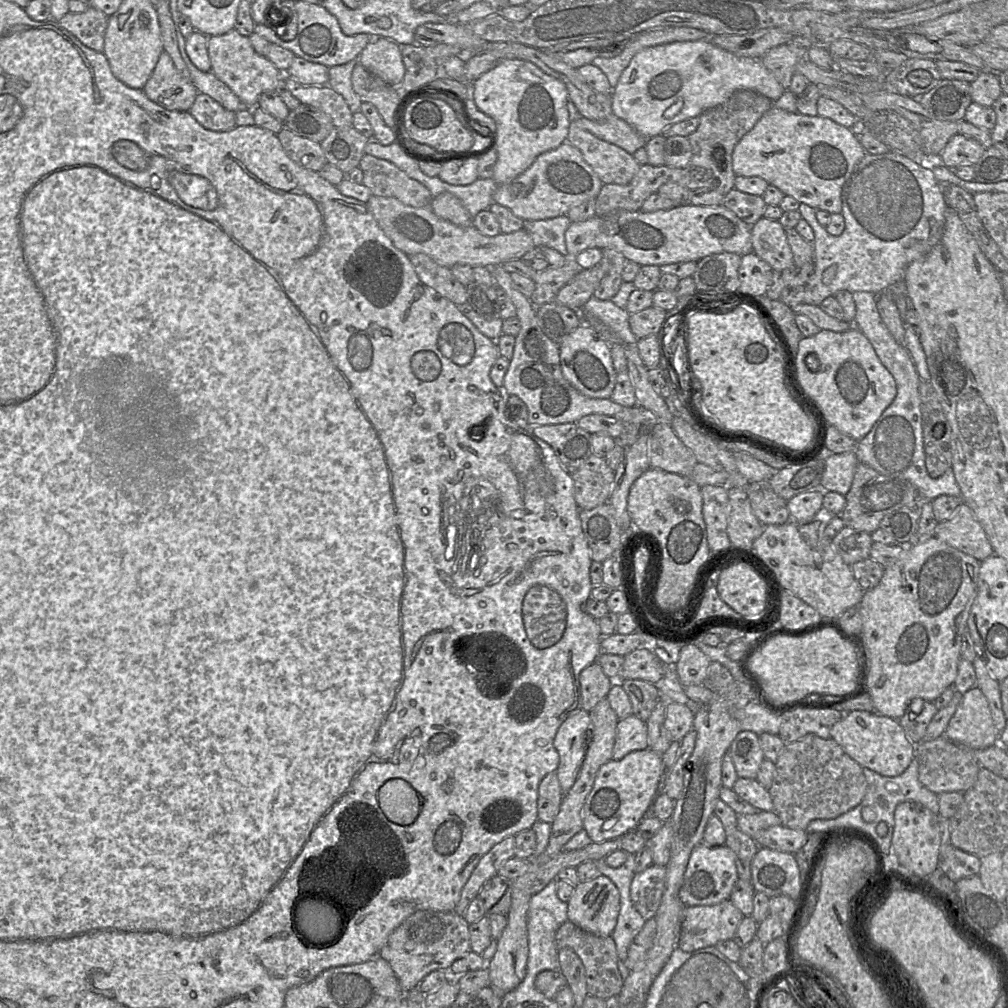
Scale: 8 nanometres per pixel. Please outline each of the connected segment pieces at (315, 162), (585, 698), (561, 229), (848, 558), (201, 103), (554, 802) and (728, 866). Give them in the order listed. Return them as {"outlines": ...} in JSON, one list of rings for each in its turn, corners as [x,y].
{"outlines":[[[[286,127],[277,136],[288,157],[298,165],[320,171],[327,163],[320,143],[301,137]]],[[[598,662],[584,668],[579,676],[581,708],[591,711],[598,702],[606,698],[614,680],[604,674]]],[[[566,216],[544,220],[524,220],[524,229],[530,234],[535,247],[548,247],[568,256],[565,232],[571,224]]],[[[847,526],[832,539],[834,549],[848,565],[870,558],[872,544],[871,534]]],[[[198,93],[189,113],[212,131],[230,131],[236,127],[235,113],[203,93]]],[[[555,771],[548,773],[538,787],[538,821],[552,823],[557,816],[563,793]]],[[[699,843],[691,852],[679,897],[685,906],[718,904],[730,898],[738,878],[736,855],[728,846]]]]}

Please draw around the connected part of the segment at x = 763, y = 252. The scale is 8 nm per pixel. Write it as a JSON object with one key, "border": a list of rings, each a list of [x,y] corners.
{"border":[[[764,216],[751,226],[751,242],[753,252],[768,263],[773,271],[782,272],[785,269],[795,268],[793,254],[787,242],[785,229],[778,220],[771,220]]]}

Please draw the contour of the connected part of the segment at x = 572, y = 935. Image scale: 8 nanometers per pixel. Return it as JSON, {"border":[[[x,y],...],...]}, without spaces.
{"border":[[[566,921],[557,930],[555,942],[557,951],[562,948],[570,948],[581,959],[585,969],[588,995],[606,1000],[620,994],[624,980],[617,966],[619,958],[616,944],[611,936],[597,936],[582,930],[570,921]]]}

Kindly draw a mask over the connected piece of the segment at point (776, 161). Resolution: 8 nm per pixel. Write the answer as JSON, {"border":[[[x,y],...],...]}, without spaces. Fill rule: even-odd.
{"border":[[[773,105],[736,144],[732,168],[736,176],[760,177],[799,203],[834,214],[842,212],[842,187],[865,153],[851,129],[829,118],[791,113]]]}

